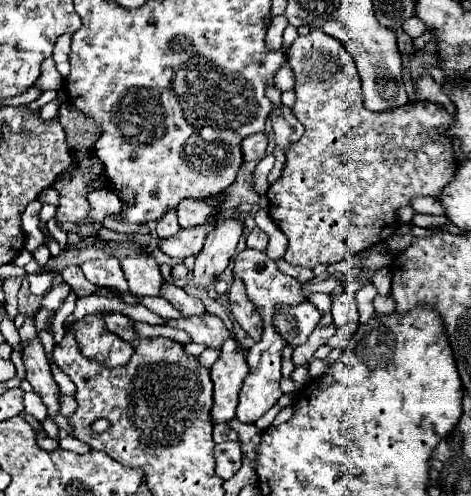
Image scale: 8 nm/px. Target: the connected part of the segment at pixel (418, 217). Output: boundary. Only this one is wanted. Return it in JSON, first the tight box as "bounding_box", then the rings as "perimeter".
{"bounding_box":[412,214,448,228],"perimeter":[[[414,214],[412,224],[428,228],[428,226],[438,226],[438,224],[448,224],[446,216],[430,216],[430,214]]]}

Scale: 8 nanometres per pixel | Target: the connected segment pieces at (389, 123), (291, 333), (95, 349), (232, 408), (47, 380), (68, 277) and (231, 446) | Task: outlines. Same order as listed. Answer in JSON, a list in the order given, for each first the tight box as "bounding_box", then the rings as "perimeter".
[{"bounding_box":[266,30,454,270],"perimeter":[[[312,30],[308,36],[296,38],[294,44],[288,48],[288,60],[290,60],[290,66],[292,66],[294,78],[296,78],[296,84],[294,84],[296,102],[292,106],[292,112],[302,122],[304,134],[302,134],[302,138],[298,142],[288,146],[282,176],[274,184],[270,184],[270,188],[266,192],[266,196],[268,196],[268,214],[274,220],[274,224],[286,234],[286,238],[290,242],[284,260],[288,264],[292,264],[292,266],[302,266],[302,268],[312,270],[318,264],[330,266],[330,264],[342,262],[344,258],[348,258],[348,256],[352,256],[356,252],[362,252],[366,248],[372,248],[372,246],[384,242],[396,230],[396,208],[408,206],[412,198],[416,198],[416,196],[438,198],[440,196],[442,188],[454,176],[454,152],[450,148],[450,140],[446,140],[446,136],[444,136],[444,130],[452,124],[452,116],[442,106],[438,106],[434,102],[412,102],[412,104],[406,104],[406,106],[400,106],[400,108],[384,112],[372,112],[372,110],[364,108],[364,104],[362,104],[362,88],[360,88],[360,80],[358,80],[358,70],[354,68],[354,60],[346,54],[346,50],[342,50],[342,44],[338,44],[338,40],[334,40],[332,36],[326,36],[324,32]]]},{"bounding_box":[274,304,320,348],"perimeter":[[[296,304],[296,306],[280,306],[274,312],[274,328],[286,340],[288,346],[298,348],[310,336],[310,332],[320,322],[320,312],[314,304]]]},{"bounding_box":[74,312,130,366],"perimeter":[[[102,312],[90,314],[84,322],[74,324],[74,332],[78,332],[78,344],[82,344],[82,354],[98,360],[106,366],[122,366],[130,360],[130,344],[118,340],[118,336],[110,336],[102,330]]]},{"bounding_box":[210,340,246,424],"perimeter":[[[226,340],[220,358],[210,370],[214,382],[214,404],[210,408],[212,424],[230,422],[236,416],[238,392],[242,388],[242,380],[246,378],[246,370],[246,354],[238,350],[236,340]]]},{"bounding_box":[20,338,60,416],"perimeter":[[[40,338],[30,342],[20,342],[20,356],[26,368],[26,380],[32,384],[34,392],[42,396],[42,402],[48,406],[48,414],[56,416],[60,412],[58,394],[60,388],[50,374],[50,366],[46,362],[46,352]]]},{"bounding_box":[62,266,98,298],"perimeter":[[[68,266],[62,271],[64,281],[71,287],[79,298],[96,293],[98,286],[91,284],[84,276],[79,266]]]},{"bounding_box":[214,442,242,480],"perimeter":[[[220,442],[214,446],[214,458],[216,458],[216,474],[222,480],[232,478],[240,466],[242,466],[242,454],[238,442]]]}]

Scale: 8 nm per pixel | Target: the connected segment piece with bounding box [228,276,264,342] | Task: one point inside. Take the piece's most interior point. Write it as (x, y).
(246, 314)

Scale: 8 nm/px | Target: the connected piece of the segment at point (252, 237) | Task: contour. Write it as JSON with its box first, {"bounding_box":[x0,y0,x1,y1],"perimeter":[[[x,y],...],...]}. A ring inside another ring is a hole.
{"bounding_box":[246,228,268,250],"perimeter":[[[254,228],[250,234],[248,234],[248,238],[246,238],[246,244],[250,246],[250,248],[254,248],[254,250],[266,250],[266,244],[268,244],[268,236],[260,230],[260,228]]]}

